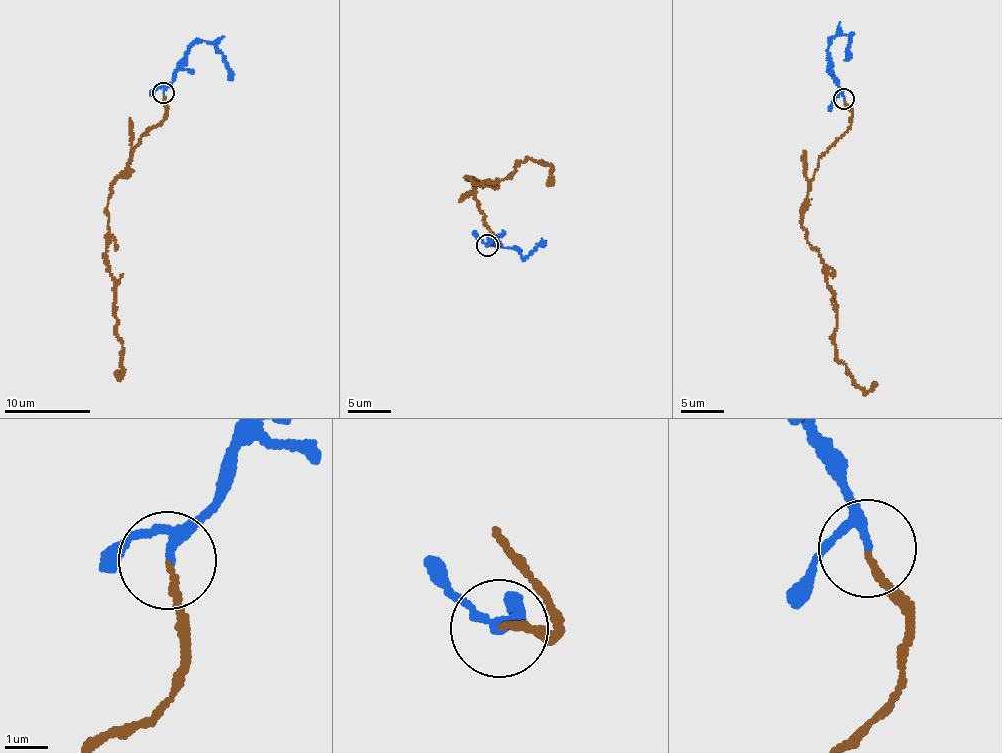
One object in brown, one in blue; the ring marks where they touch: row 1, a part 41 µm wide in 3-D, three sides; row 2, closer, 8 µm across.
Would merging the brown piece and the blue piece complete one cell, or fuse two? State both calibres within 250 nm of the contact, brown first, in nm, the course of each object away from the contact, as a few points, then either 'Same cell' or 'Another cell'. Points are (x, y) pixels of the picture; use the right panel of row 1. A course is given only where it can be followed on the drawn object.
Thickness 140 nm (brown) against 200 nm. Course of brown: (844, 98), (852, 119), (818, 160), (802, 227), (835, 294), (835, 359), (859, 388), (868, 391), (876, 382). Course of blue: (844, 98), (828, 50), (838, 32), (852, 35), (847, 59). Same cell

